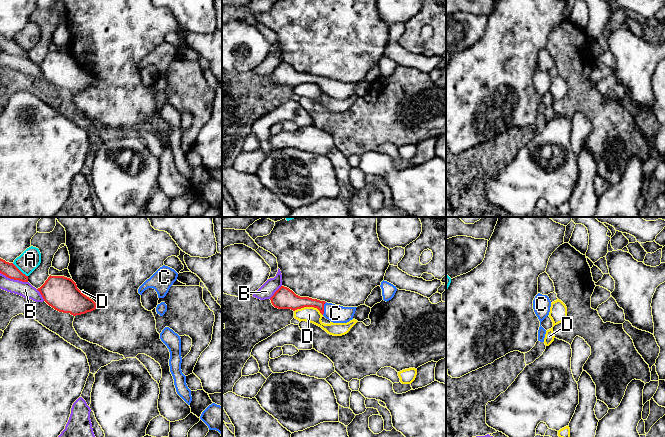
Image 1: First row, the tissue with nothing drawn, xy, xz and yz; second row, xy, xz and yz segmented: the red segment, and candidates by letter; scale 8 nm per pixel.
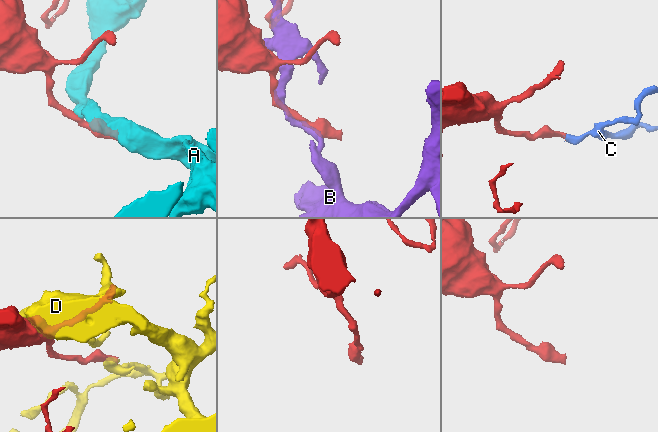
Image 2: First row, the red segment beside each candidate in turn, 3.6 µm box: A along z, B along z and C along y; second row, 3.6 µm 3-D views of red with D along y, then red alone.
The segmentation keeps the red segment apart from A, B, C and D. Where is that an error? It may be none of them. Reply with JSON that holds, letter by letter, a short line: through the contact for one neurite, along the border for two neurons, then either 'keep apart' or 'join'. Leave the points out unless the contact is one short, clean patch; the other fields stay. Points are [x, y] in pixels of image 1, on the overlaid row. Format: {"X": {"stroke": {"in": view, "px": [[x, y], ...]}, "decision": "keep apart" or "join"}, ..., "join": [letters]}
{"A": {"decision": "keep apart"}, "B": {"decision": "keep apart"}, "C": {"decision": "join"}, "D": {"decision": "keep apart"}, "join": ["C"]}

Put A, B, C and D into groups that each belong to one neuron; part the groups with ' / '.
A / B / C / D

